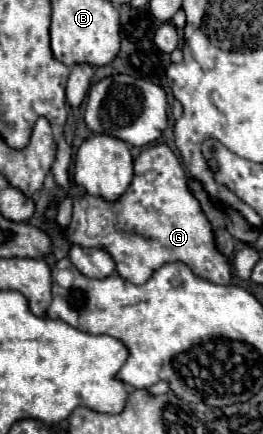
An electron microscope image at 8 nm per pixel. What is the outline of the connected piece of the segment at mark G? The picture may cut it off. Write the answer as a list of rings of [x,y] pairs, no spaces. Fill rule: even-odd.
[[[153,144],[135,158],[135,176],[119,202],[109,204],[95,196],[73,200],[73,218],[63,236],[85,248],[103,248],[117,262],[117,274],[133,284],[143,284],[155,270],[169,262],[185,262],[197,276],[213,284],[231,282],[231,262],[217,250],[211,224],[207,222],[197,198],[187,188],[185,170],[167,144]],[[103,208],[117,216],[117,230],[109,236],[87,236],[87,210]]]

